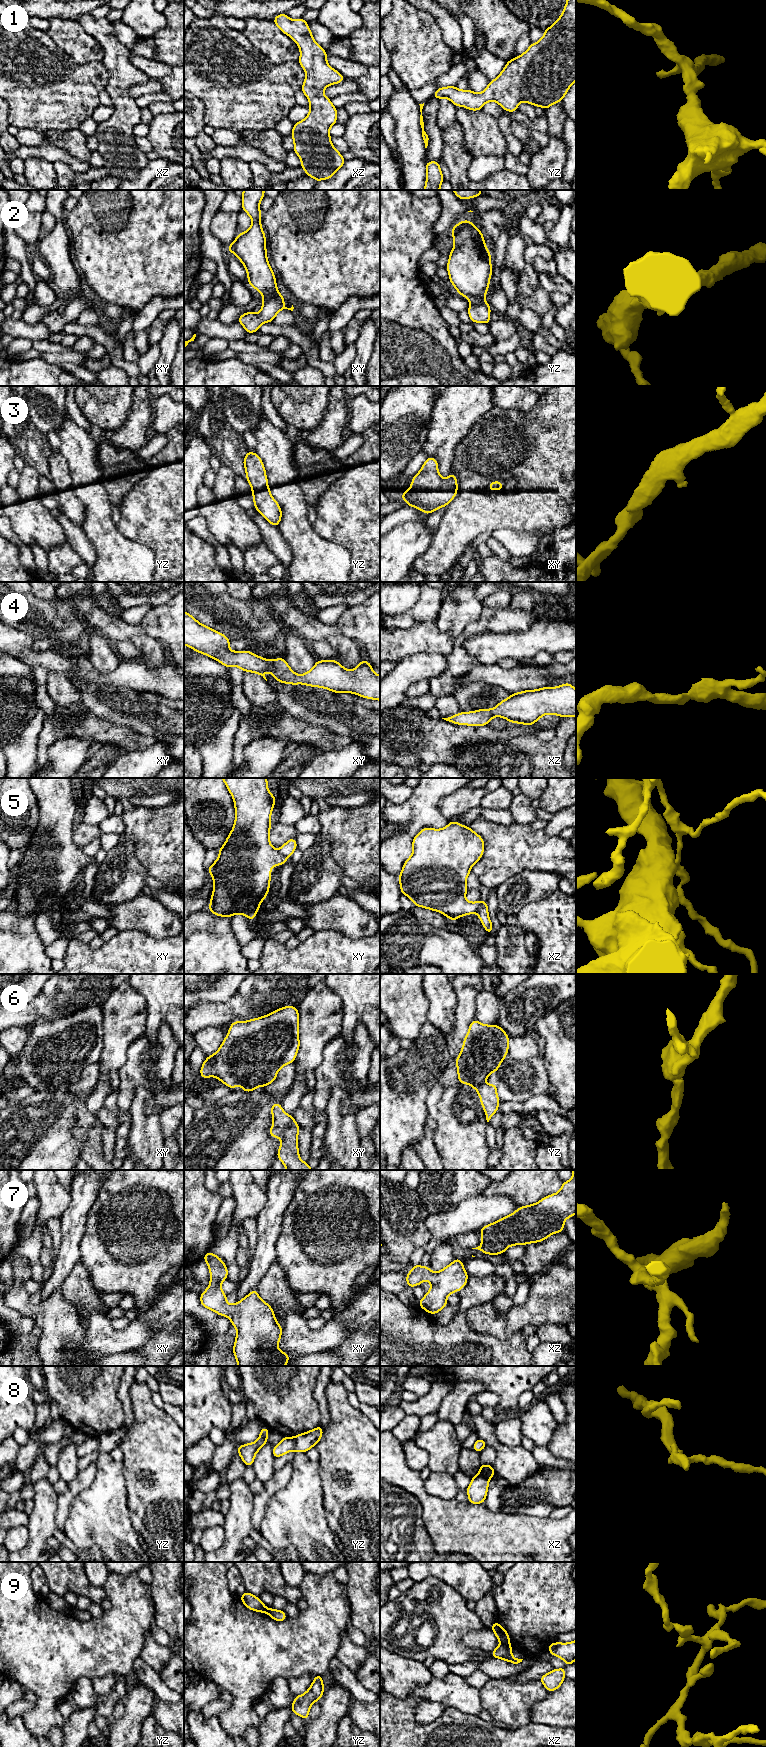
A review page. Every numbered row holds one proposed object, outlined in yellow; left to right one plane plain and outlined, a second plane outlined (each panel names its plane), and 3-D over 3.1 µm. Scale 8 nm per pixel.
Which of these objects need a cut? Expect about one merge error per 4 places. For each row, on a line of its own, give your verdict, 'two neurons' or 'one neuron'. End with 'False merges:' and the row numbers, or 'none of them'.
1: one neuron
2: one neuron
3: one neuron
4: one neuron
5: two neurons
6: one neuron
7: one neuron
8: two neurons
9: two neurons
False merges: 5, 8, 9

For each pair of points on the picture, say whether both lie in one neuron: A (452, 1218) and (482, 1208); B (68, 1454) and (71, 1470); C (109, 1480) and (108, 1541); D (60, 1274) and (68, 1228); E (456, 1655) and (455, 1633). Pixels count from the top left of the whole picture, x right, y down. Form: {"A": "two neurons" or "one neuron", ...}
{"A": "one neuron", "B": "one neuron", "C": "one neuron", "D": "one neuron", "E": "one neuron"}

